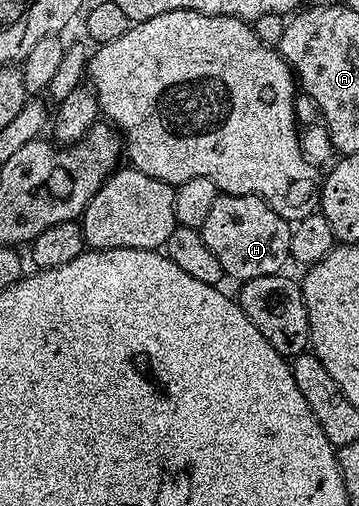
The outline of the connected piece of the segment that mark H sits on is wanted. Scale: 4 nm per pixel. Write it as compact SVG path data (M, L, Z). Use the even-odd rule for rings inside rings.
M217 193L214 204L206 216L206 224L199 228L206 248L214 252L229 279L240 278L241 283L258 276L279 274L290 258L292 226L274 208L270 208L254 194Z

